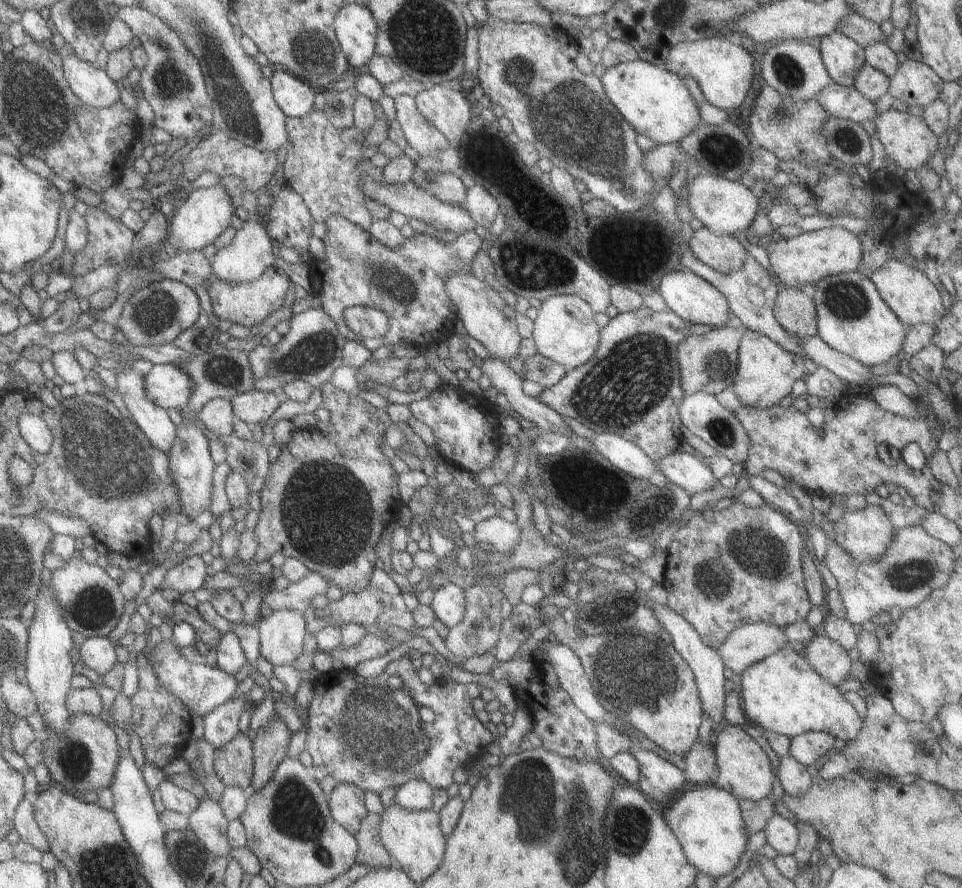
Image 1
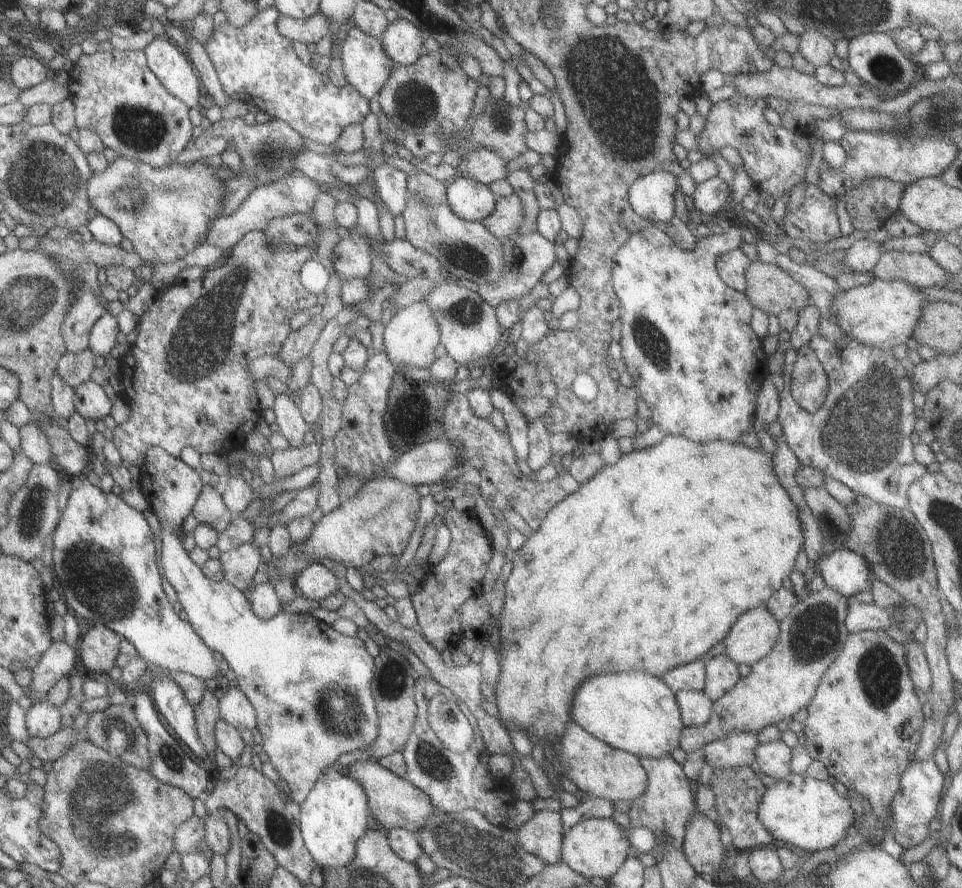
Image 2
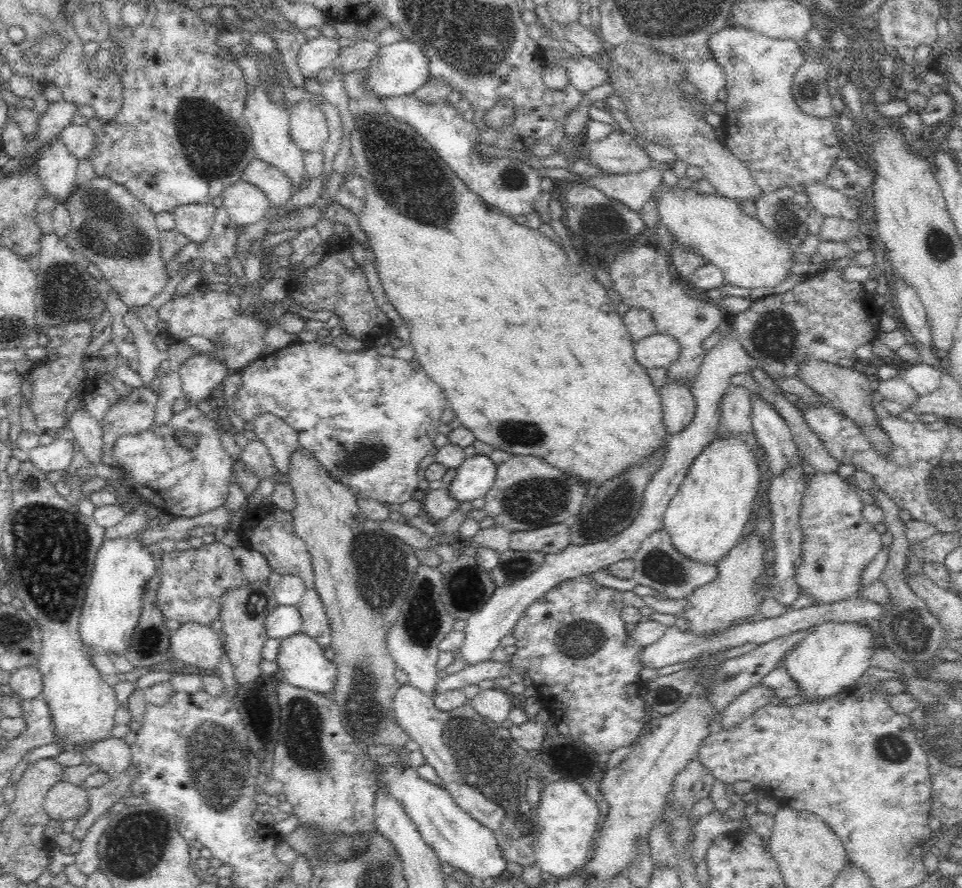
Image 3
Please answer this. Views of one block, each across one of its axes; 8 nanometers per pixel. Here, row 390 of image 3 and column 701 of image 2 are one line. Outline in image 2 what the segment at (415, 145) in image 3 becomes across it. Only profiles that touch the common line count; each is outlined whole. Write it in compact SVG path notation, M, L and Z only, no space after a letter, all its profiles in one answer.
M668 435L662 442L643 449L624 453L615 464L606 465L590 480L580 485L575 493L563 498L543 518L540 526L527 536L521 548L514 551L513 568L505 582L504 608L499 620L500 674L493 701L497 704L498 718L505 729L523 730L532 738L537 750L546 740L563 736L571 720L571 708L576 689L600 672L644 671L655 677L683 664L704 657L711 648L727 635L736 619L751 608L765 603L780 587L784 578L795 568L804 534L798 510L780 485L769 454L753 450L743 443L721 440L694 442L680 435Z

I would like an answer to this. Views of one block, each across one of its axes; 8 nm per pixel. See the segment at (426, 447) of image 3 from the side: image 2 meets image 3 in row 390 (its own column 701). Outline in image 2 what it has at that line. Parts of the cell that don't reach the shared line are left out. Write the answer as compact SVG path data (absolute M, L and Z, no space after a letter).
M734 223L726 233L715 234L700 237L692 250L682 249L673 243L672 238L662 230L652 224L648 224L642 230L632 234L630 238L618 249L614 257L614 266L611 270L611 281L616 296L621 304L621 313L619 316L621 322L621 337L619 343L622 347L622 360L626 364L628 374L635 380L635 386L639 390L639 396L649 406L652 416L652 426L642 434L633 438L634 449L643 449L651 447L662 442L668 435L680 435L694 442L704 442L711 440L721 440L729 443L742 443L742 434L752 431L754 418L757 411L757 396L761 389L764 379L769 376L767 373L768 356L763 350L762 339L752 330L750 326L751 316L753 315L753 306L746 298L744 291L737 291L726 286L717 273L715 262L718 256L727 253L734 248L740 248L743 242L743 228L738 223Z

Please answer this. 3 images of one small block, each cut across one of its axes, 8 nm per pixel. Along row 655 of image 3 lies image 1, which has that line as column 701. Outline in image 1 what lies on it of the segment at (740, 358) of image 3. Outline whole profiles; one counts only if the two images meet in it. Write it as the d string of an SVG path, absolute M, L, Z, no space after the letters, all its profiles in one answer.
M681 448L660 459L659 470L672 484L683 488L691 495L708 491L718 485L710 467L706 466L698 455L684 452Z

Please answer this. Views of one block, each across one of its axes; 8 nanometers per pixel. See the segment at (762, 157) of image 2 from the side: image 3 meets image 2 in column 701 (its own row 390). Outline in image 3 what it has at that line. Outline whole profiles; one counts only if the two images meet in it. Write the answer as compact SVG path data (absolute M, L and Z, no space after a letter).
M134 387L127 395L118 396L116 406L111 406L106 412L106 416L99 422L102 430L102 454L100 454L100 462L108 466L116 467L116 459L114 459L114 444L124 434L140 434L148 431L154 425L154 416L158 394L152 392L148 388Z

